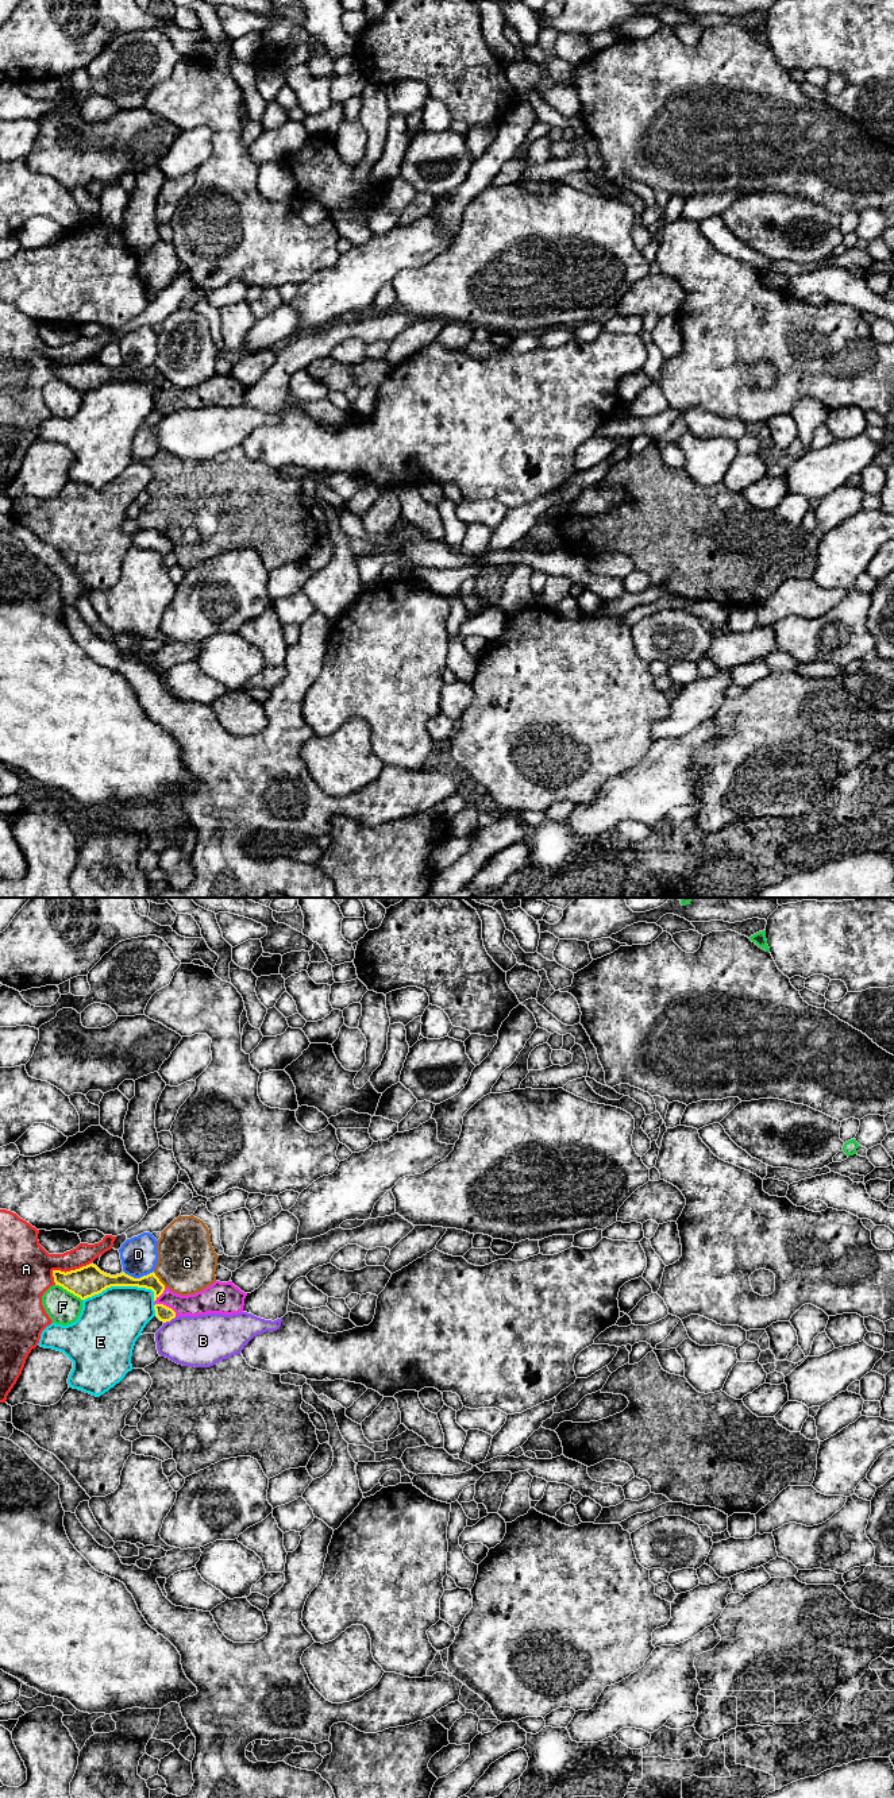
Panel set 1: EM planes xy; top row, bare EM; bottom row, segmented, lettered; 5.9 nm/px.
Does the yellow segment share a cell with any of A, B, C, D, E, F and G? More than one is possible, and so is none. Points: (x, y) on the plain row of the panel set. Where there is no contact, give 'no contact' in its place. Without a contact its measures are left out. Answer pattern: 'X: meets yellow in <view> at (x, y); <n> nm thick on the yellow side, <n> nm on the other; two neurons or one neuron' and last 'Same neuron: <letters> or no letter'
A: meets yellow in xy at (64, 365); 190 nm thick on the yellow side, 320 nm on the other; two neurons
B: meets yellow in xy at (169, 413); 90 nm thick on the yellow side, 320 nm on the other; two neurons
C: meets yellow in xy at (160, 397); 90 nm thick on the yellow side, 140 nm on the other; one neuron
D: meets yellow in xy at (138, 371); 140 nm thick on the yellow side, 220 nm on the other; two neurons
E: meets yellow in xy at (118, 378); 190 nm thick on the yellow side, 380 nm on the other; two neurons
F: meets yellow in xy at (69, 384); 190 nm thick on the yellow side, 200 nm on the other; two neurons
G: meets yellow in xy at (158, 371); 90 nm thick on the yellow side, 360 nm on the other; two neurons
Same neuron: C

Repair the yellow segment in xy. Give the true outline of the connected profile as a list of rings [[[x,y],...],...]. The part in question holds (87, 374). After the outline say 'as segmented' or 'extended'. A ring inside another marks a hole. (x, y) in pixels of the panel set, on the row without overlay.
[[[89,356],[76,363],[53,363],[55,378],[85,393],[111,379],[138,379],[154,385],[155,409],[166,416],[178,409],[199,409],[207,406],[232,408],[243,405],[247,386],[228,375],[215,374],[201,385],[181,389],[166,381],[155,366],[134,371],[124,364],[116,369],[101,364]]]; extended

